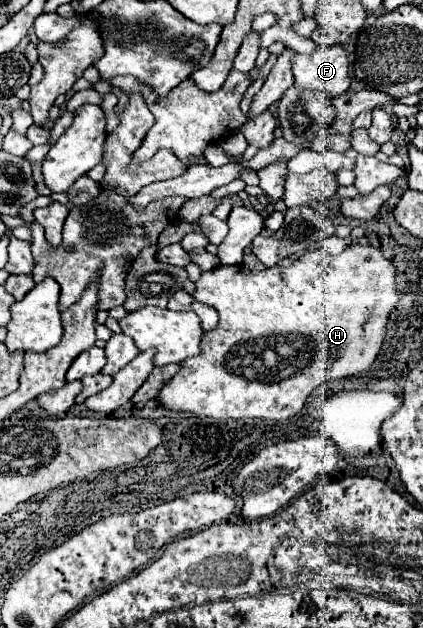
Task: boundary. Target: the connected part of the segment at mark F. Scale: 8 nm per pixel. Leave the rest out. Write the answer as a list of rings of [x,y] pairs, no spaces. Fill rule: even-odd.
[[[342,46],[318,48],[314,54],[296,54],[292,72],[300,90],[340,96],[350,88],[348,58]]]

